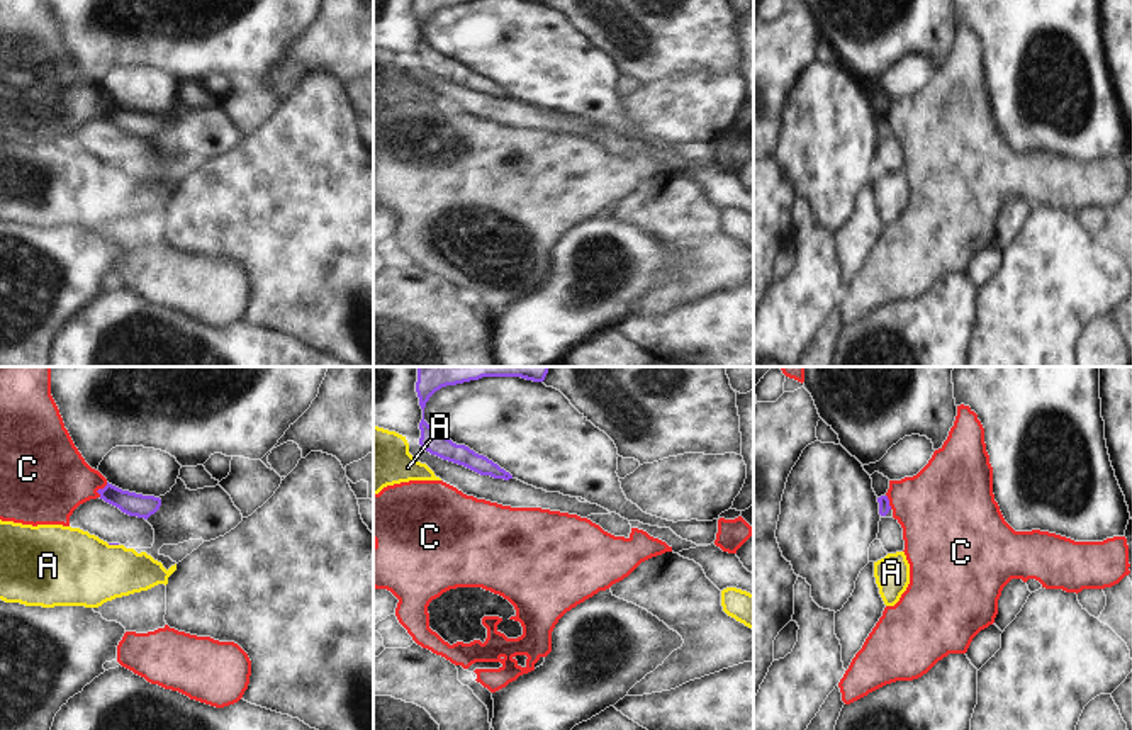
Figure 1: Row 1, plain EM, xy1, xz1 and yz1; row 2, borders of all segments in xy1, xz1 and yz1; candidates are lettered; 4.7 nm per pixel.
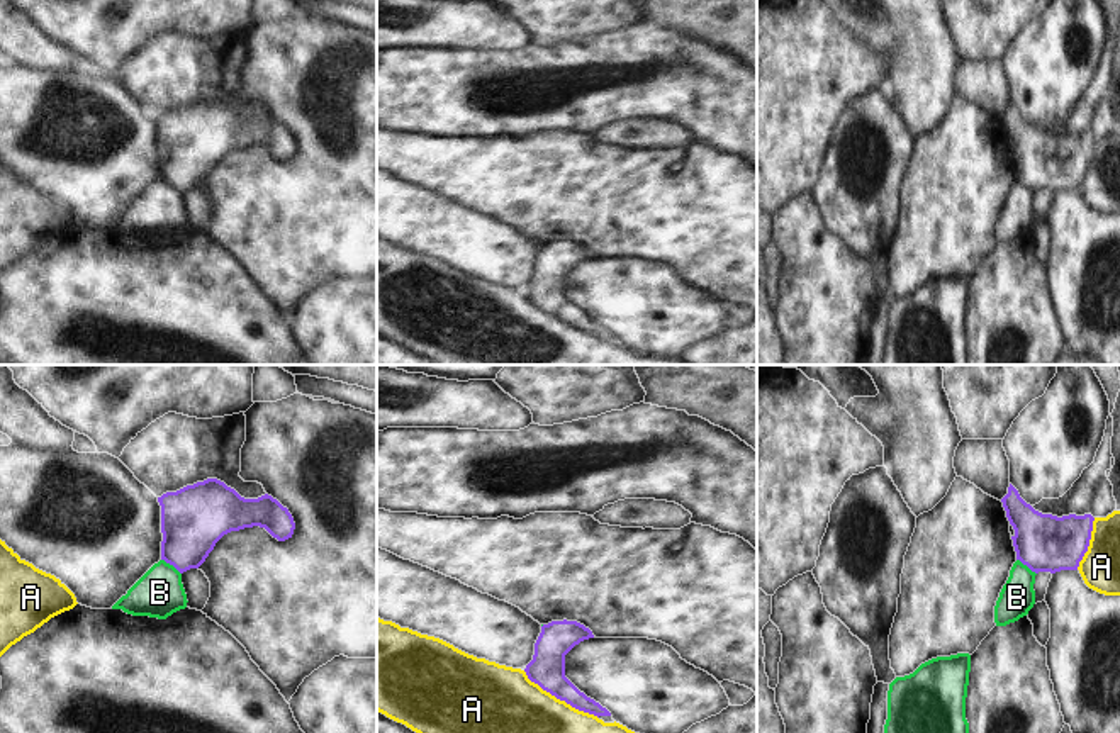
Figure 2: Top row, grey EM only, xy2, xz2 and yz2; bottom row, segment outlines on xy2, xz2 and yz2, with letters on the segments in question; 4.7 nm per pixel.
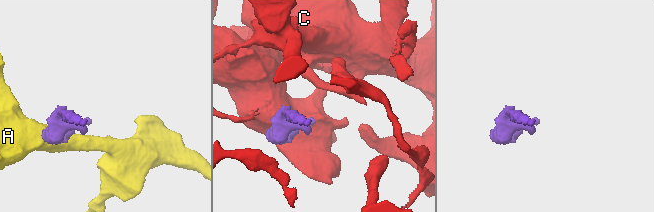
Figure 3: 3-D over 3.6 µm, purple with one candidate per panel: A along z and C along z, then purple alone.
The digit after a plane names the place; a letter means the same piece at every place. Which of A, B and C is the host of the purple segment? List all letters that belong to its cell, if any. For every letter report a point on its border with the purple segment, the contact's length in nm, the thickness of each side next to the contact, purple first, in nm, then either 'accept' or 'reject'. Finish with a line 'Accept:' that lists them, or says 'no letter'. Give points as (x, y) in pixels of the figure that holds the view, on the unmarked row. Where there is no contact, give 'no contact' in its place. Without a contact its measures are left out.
A: meets purple in xz2 at (560, 319); contact 420 nm long; 170 nm thick on the purple side, 500 nm on the other; reject
B: meets purple in xy2 at (172, 184); contact 120 nm long; 300 nm thick on the purple side, 220 nm on the other; reject
C: meets purple in xy1 at (99, 109); contact 80 nm long; 110 nm thick on the purple side, 380 nm on the other; reject
Accept: no letter

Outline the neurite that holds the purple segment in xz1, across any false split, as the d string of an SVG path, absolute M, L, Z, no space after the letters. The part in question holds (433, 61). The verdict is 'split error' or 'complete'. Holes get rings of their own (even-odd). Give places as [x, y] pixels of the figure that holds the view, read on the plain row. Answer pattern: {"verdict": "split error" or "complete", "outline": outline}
{"verdict": "complete", "outline": "M417 0L416 2L416 12L419 17L419 25L423 29L423 39L419 42L421 58L419 65L429 71L431 75L436 75L443 80L463 85L480 95L490 95L494 98L504 98L509 100L513 95L501 88L497 83L489 80L484 75L475 73L465 65L457 65L450 58L443 56L441 53L434 51L426 41L424 41L424 27L429 17L446 5L457 5L470 0Z"}

